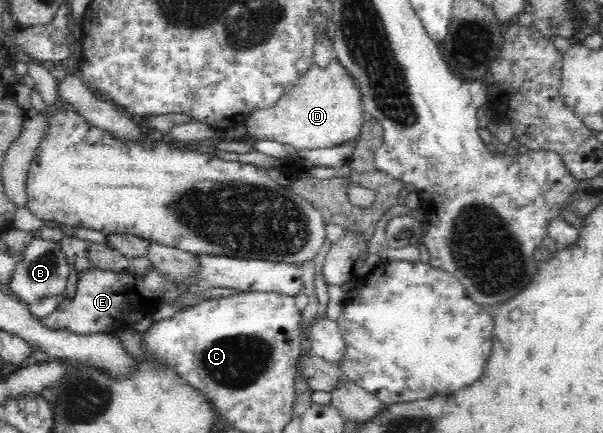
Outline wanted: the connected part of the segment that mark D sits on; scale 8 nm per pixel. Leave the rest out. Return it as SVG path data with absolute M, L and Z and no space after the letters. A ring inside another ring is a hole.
M332 59L326 67L320 67L316 62L312 63L306 71L295 79L295 82L283 91L278 101L272 107L265 107L260 111L252 111L252 115L244 119L246 134L244 140L255 142L260 140L274 140L292 147L297 154L303 149L315 150L316 148L334 147L355 141L364 125L364 103L360 95L360 87L356 79L346 71L346 67Z

